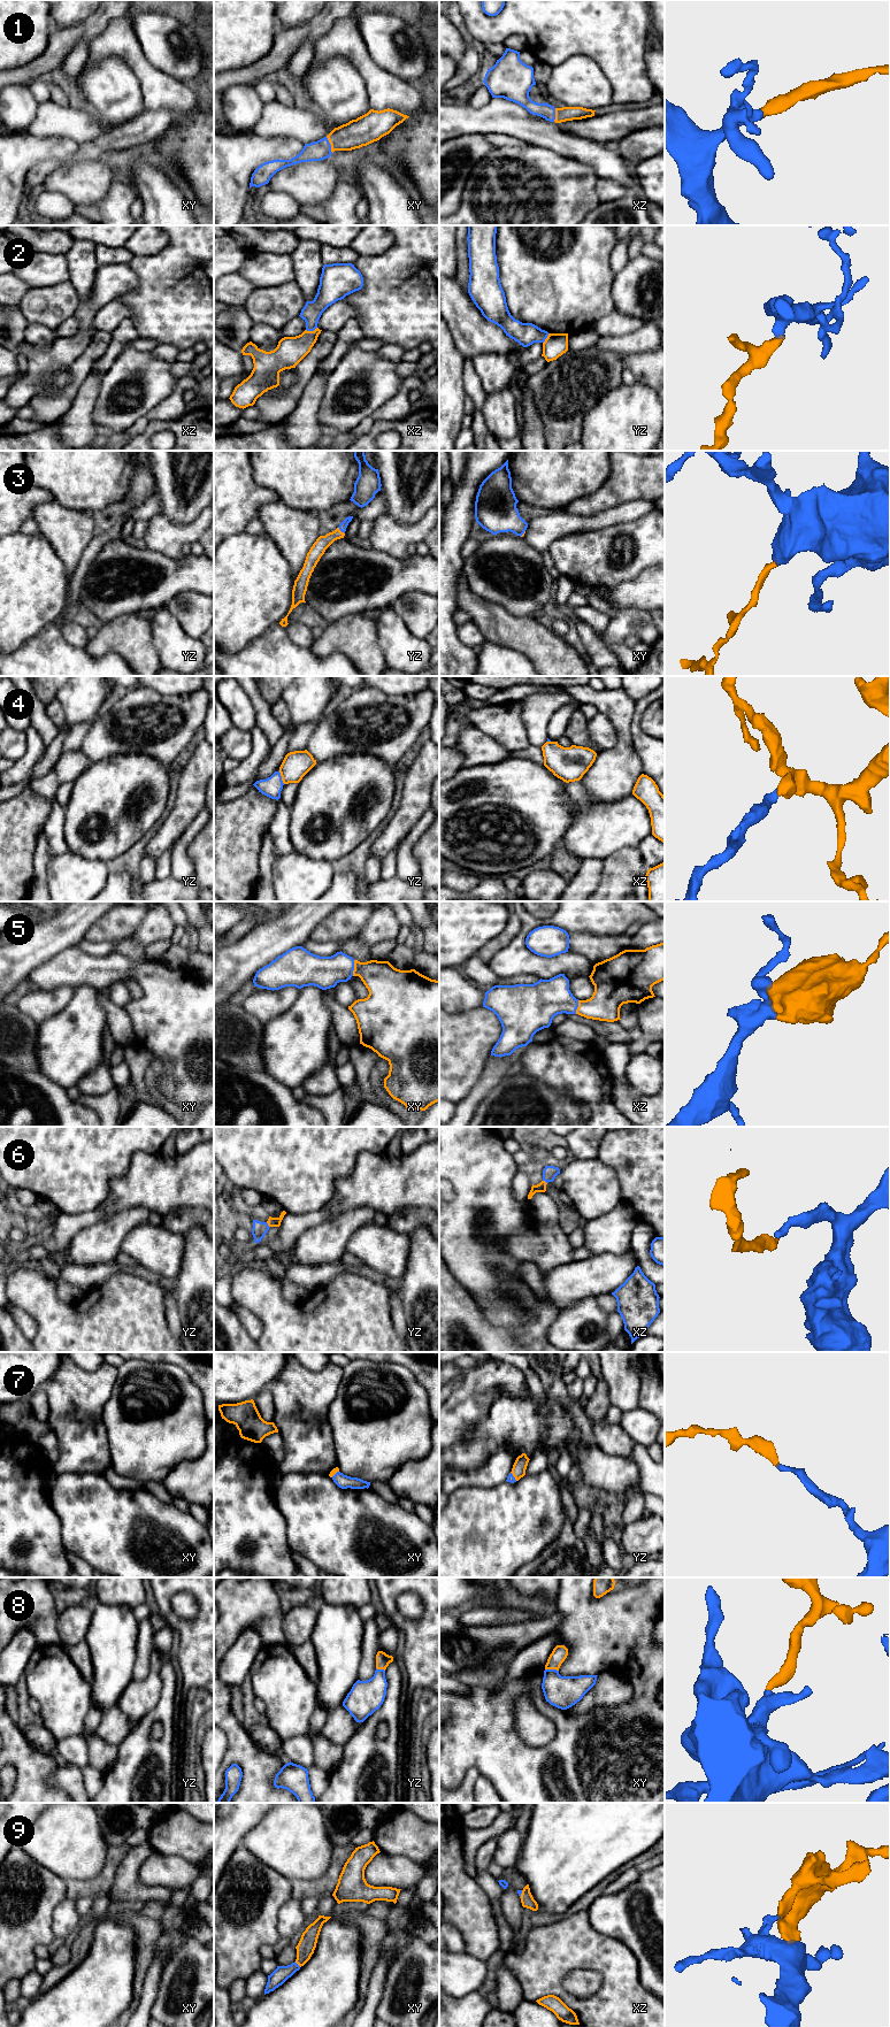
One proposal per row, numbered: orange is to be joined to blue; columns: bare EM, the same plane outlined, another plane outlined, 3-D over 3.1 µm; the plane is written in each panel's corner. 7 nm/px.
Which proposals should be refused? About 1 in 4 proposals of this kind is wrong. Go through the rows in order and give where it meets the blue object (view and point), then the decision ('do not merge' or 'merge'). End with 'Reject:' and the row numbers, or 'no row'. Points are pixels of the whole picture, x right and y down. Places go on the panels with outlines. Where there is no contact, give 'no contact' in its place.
1: xy (330, 145) | merge
2: xz (311, 330) | do not merge
3: yz (340, 530) | merge
4: yz (281, 777) | merge
5: xy (353, 968) | merge
6: yz (267, 1225) | merge
7: yz (513, 1476) | merge
8: xy (552, 1670) | merge
9: xy (297, 1964) | merge
Reject: 2

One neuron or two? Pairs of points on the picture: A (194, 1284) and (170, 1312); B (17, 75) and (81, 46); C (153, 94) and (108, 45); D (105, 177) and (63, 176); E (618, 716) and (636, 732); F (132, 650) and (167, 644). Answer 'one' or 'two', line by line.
A: two
B: two
C: one
D: one
E: two
F: two

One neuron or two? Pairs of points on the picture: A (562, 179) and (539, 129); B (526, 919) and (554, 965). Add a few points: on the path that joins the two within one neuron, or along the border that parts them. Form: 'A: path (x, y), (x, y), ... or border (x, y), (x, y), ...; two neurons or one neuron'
A: border (530, 143), (547, 147), (574, 160); two neurons
B: path (522, 935), (521, 949), (538, 965); one neuron

